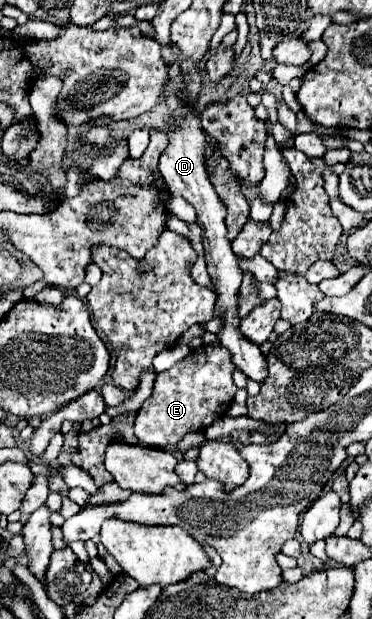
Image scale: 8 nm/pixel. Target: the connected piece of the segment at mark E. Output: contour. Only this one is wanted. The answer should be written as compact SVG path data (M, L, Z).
M203 344L191 350L173 368L159 372L153 394L135 414L133 428L139 444L155 448L171 446L177 444L187 432L203 430L203 426L207 428L215 420L223 418L237 392L237 386L233 384L233 370L235 364L223 346Z

